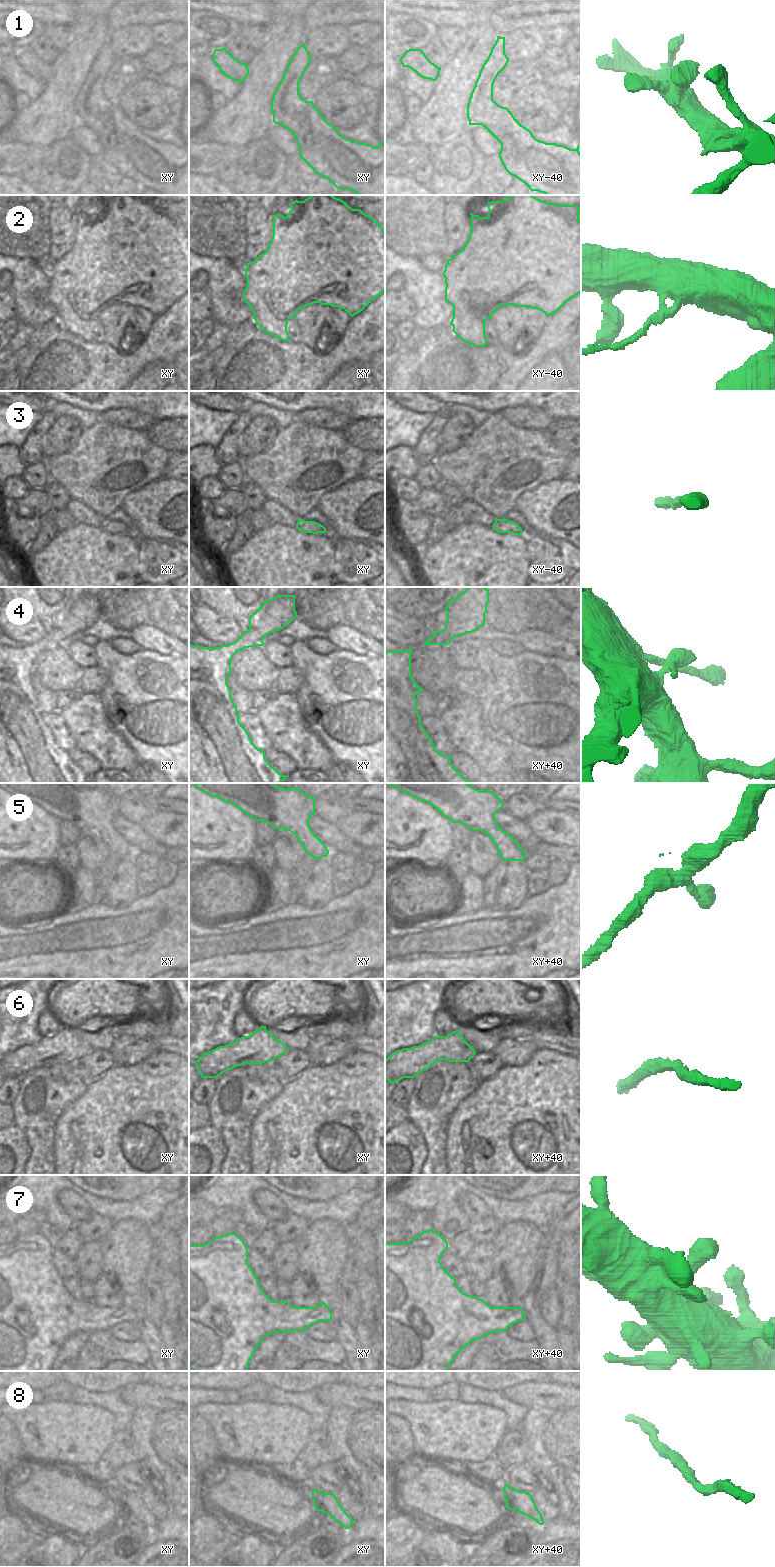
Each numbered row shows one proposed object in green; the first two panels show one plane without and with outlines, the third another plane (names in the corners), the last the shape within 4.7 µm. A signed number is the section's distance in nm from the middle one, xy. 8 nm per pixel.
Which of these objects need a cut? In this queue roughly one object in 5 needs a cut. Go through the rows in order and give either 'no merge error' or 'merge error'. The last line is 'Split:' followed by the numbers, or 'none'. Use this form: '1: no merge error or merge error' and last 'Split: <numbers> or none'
1: no merge error
2: merge error
3: no merge error
4: no merge error
5: no merge error
6: no merge error
7: no merge error
8: no merge error
Split: 2

